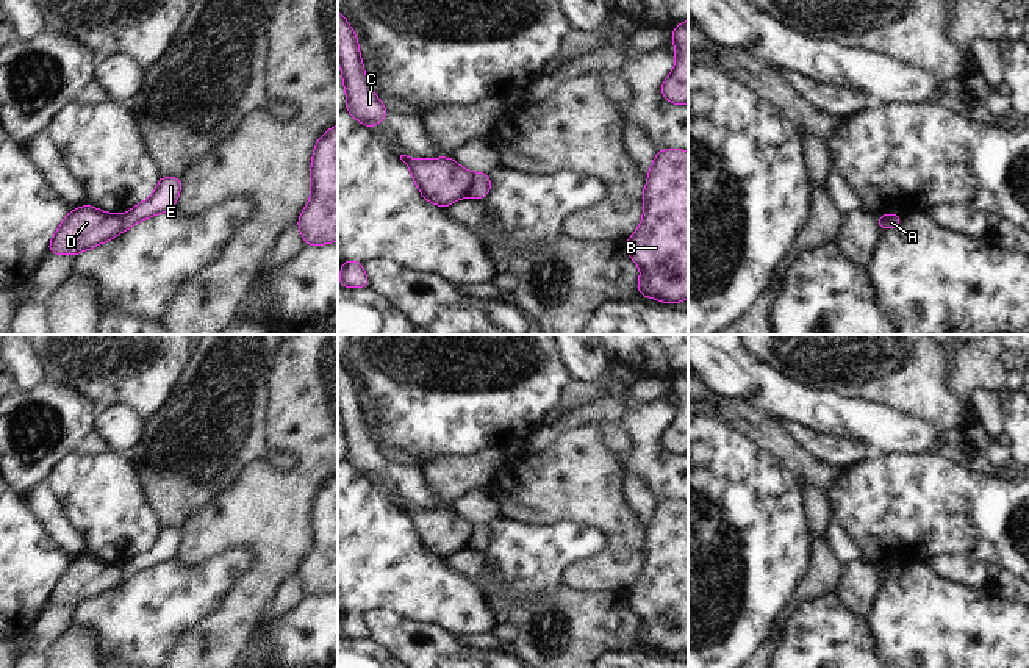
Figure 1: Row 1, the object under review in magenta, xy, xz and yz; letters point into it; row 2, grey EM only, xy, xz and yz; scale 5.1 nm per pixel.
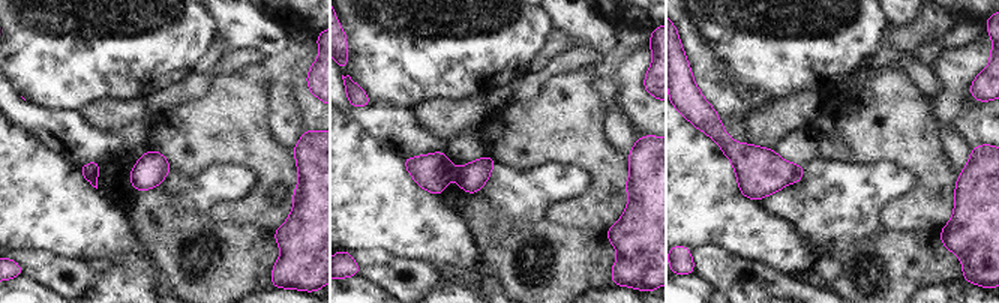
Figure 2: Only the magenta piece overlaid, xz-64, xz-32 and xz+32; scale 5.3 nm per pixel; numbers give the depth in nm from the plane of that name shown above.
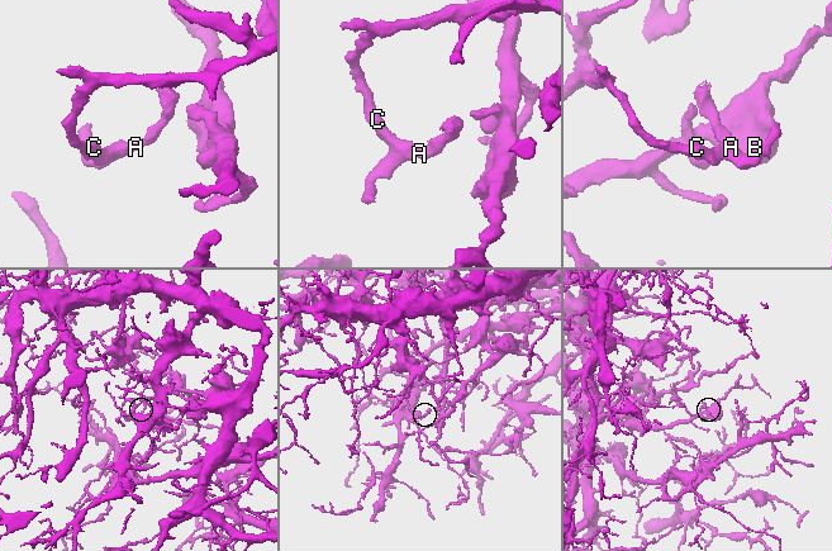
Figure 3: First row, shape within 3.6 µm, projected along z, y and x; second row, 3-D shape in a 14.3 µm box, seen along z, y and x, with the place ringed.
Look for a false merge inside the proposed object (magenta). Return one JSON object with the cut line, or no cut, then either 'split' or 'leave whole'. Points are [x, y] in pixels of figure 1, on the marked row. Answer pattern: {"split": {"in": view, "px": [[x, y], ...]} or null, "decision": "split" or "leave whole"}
{"split": {"in": "xz", "px": [[473, 174], [473, 182], [465, 194]]}, "decision": "split"}

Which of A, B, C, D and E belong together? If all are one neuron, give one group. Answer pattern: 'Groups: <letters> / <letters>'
Groups: A E / B C D.

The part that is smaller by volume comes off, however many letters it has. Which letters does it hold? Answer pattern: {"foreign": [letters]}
{"foreign": ["A", "E"]}

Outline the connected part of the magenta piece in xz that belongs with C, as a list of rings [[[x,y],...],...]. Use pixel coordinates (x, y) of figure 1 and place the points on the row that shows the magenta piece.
[[[338,9],[338,63],[341,66],[347,105],[346,111],[366,128],[385,120],[386,106],[369,88],[363,59],[358,50],[358,38]]]

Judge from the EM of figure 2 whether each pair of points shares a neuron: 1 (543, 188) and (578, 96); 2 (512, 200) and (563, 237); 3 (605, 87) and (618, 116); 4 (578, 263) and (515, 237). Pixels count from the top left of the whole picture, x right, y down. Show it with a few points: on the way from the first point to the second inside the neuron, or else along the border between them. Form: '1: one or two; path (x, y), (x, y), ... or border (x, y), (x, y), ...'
1: two; border (518, 168), (564, 164), (587, 173)
2: two; border (503, 212), (512, 218), (542, 218)
3: one; path (611, 95), (612, 108)
4: one; path (563, 263), (540, 263), (530, 252)

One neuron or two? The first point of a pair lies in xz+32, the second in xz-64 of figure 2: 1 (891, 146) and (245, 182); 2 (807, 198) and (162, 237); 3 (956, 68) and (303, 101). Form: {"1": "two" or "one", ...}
{"1": "two", "2": "two", "3": "one"}

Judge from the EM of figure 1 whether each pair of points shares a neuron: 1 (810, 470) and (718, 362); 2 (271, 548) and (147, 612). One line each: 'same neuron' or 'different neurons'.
1: different neurons
2: different neurons

